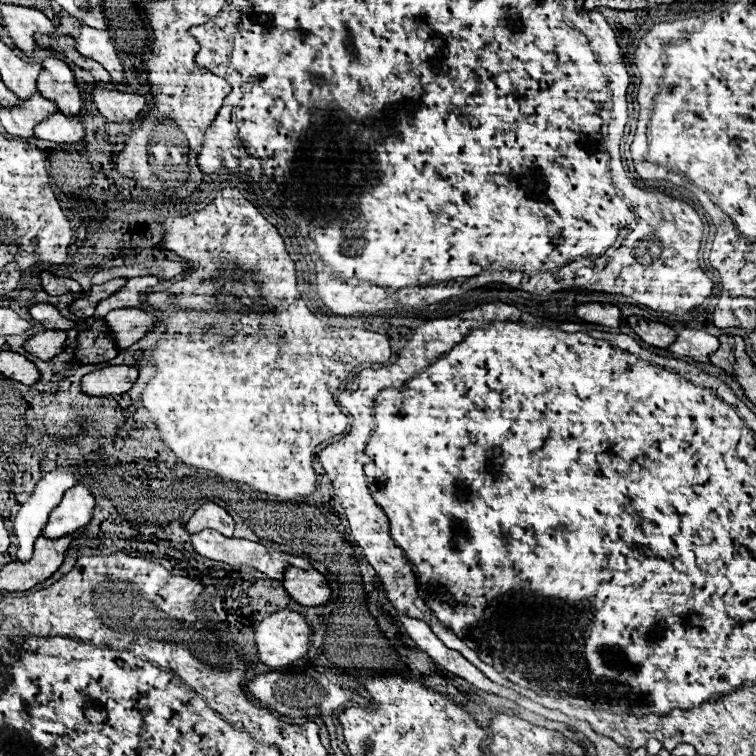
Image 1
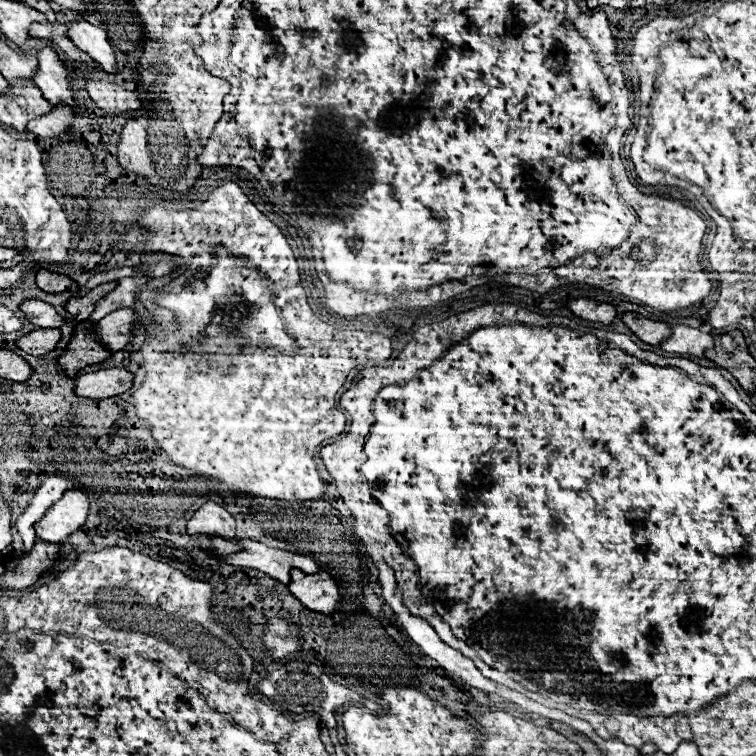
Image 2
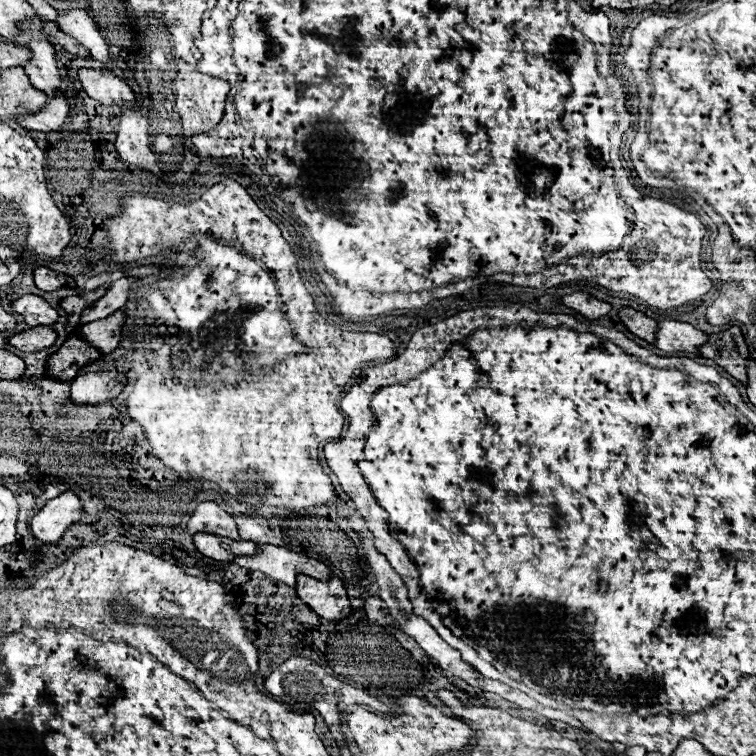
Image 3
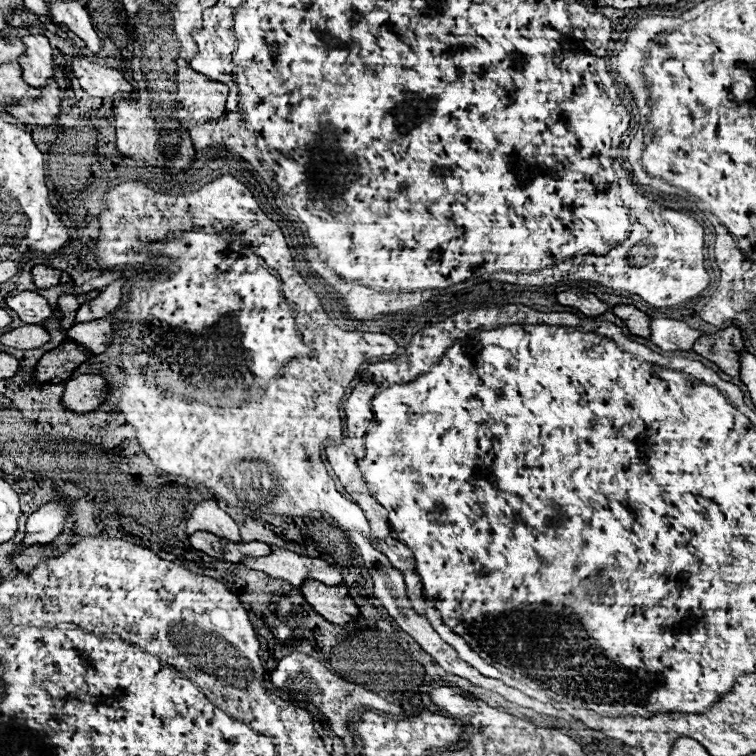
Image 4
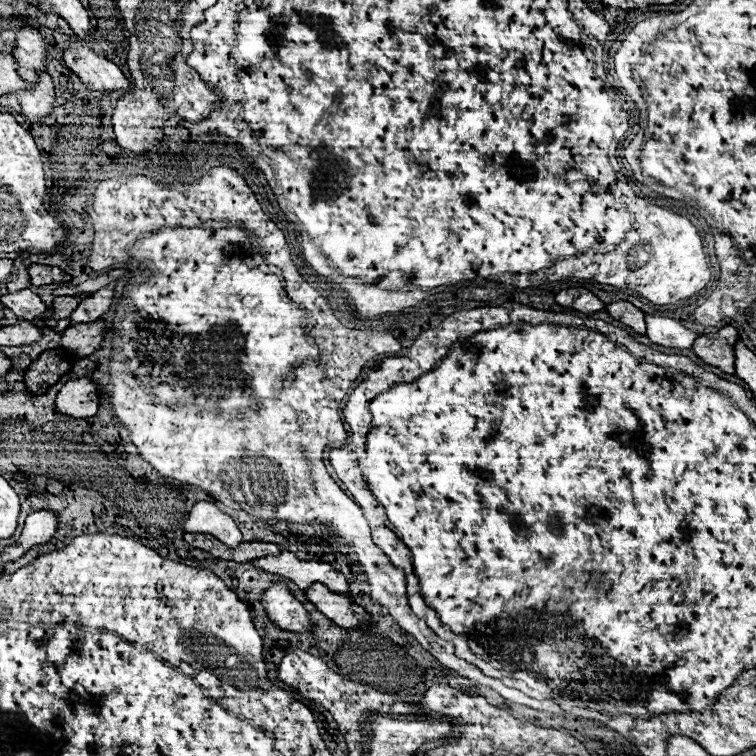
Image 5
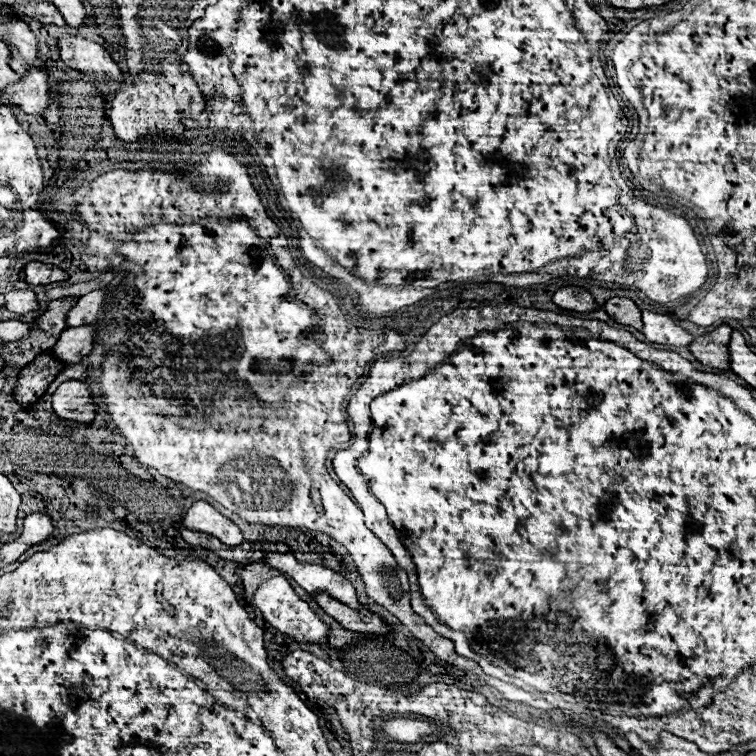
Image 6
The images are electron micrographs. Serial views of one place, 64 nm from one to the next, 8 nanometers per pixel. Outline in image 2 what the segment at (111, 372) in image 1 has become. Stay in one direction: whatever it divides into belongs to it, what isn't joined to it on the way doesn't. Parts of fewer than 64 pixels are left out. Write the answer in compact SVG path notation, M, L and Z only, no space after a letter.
M106 368L98 372L86 372L76 378L76 396L104 400L126 392L132 386L132 374L124 368Z

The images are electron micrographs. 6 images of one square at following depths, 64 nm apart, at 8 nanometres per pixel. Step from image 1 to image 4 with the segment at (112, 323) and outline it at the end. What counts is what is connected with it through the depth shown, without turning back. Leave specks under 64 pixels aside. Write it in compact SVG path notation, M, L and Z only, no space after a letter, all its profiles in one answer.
M114 316L92 320L88 324L74 324L70 330L66 330L66 338L82 348L88 348L88 352L92 354L102 354L112 342L112 322Z

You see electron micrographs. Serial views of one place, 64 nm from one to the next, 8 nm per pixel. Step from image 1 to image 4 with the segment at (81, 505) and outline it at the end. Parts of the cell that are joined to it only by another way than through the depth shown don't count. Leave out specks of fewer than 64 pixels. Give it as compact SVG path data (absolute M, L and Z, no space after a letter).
M44 504L28 516L24 540L16 546L16 552L22 552L26 546L50 544L60 532L68 516L68 506L62 504Z

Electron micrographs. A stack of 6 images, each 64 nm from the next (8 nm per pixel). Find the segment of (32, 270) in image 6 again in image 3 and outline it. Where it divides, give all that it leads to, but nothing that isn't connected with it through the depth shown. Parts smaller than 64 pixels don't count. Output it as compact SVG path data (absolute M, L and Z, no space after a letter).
M40 266L40 268L34 270L34 282L40 290L52 292L52 290L58 290L58 288L66 286L70 282L70 278L66 274L60 274L60 272L54 272L46 266Z

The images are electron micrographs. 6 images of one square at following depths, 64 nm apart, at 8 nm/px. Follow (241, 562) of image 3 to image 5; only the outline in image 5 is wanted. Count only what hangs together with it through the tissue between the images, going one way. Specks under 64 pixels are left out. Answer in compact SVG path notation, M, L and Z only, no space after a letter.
M284 550L278 556L264 556L264 558L256 558L252 562L254 566L272 572L272 574L280 574L288 580L292 580L298 588L306 590L312 584L320 582L326 588L330 588L336 594L344 594L350 596L350 586L346 582L346 578L336 572L330 564L326 562L312 562L312 560L298 560L292 552Z

